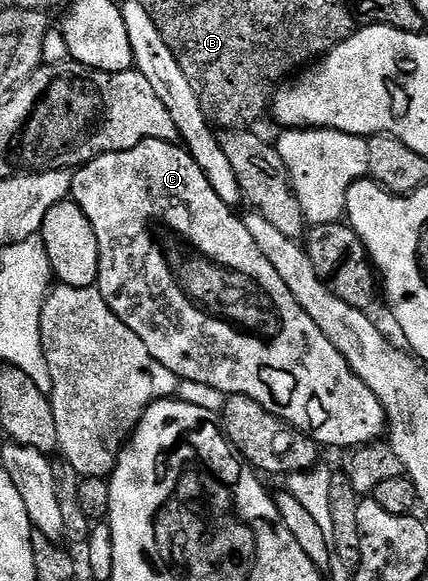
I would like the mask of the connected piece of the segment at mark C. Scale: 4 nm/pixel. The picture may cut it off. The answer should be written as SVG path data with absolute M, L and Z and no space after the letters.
M144 141L127 151L99 155L94 161L80 166L72 178L72 200L76 201L83 215L91 219L91 227L95 227L95 235L99 239L99 275L95 287L118 319L131 327L139 339L143 339L143 347L147 347L150 357L160 368L162 365L181 381L207 383L207 387L215 387L227 395L255 399L259 407L267 407L271 415L295 426L300 433L307 434L321 447L334 445L338 451L344 451L358 445L371 445L380 438L377 437L380 433L382 436L386 432L385 408L379 399L375 399L375 391L371 391L371 387L367 387L367 383L363 383L363 379L351 371L347 359L335 351L335 343L331 343L331 339L327 339L327 335L315 327L311 315L299 307L295 295L287 291L287 283L279 279L279 271L271 267L267 255L259 251L259 243L251 239L251 231L247 231L244 220L240 216L236 217L231 206L215 195L215 187L207 183L207 175L203 175L199 163L195 163L193 156L184 147L172 141Z

